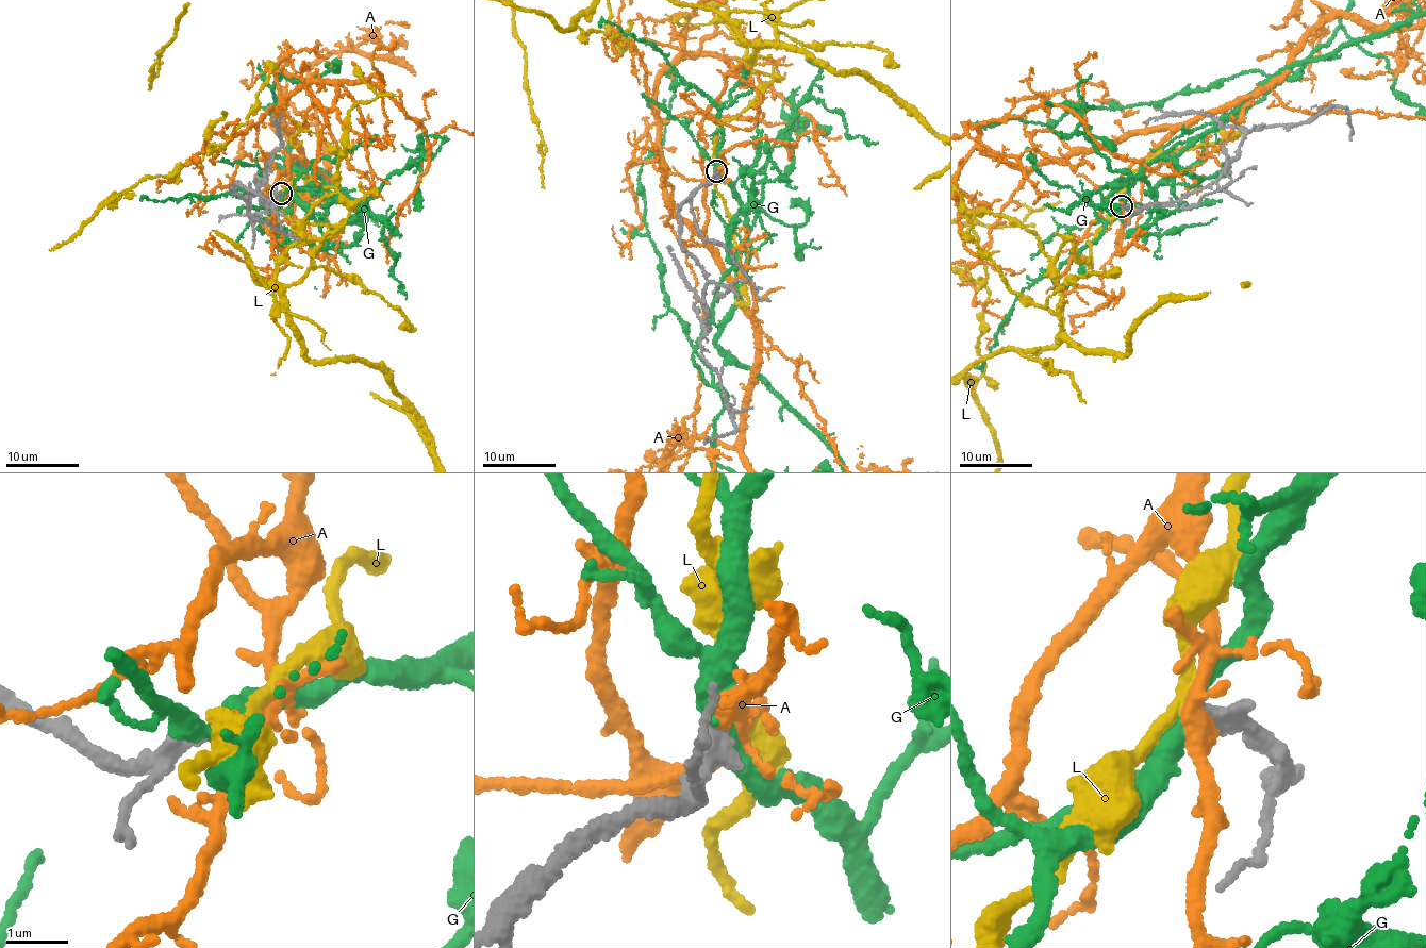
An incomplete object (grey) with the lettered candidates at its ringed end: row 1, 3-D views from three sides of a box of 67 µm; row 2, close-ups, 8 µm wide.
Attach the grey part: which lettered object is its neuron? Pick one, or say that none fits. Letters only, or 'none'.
none

